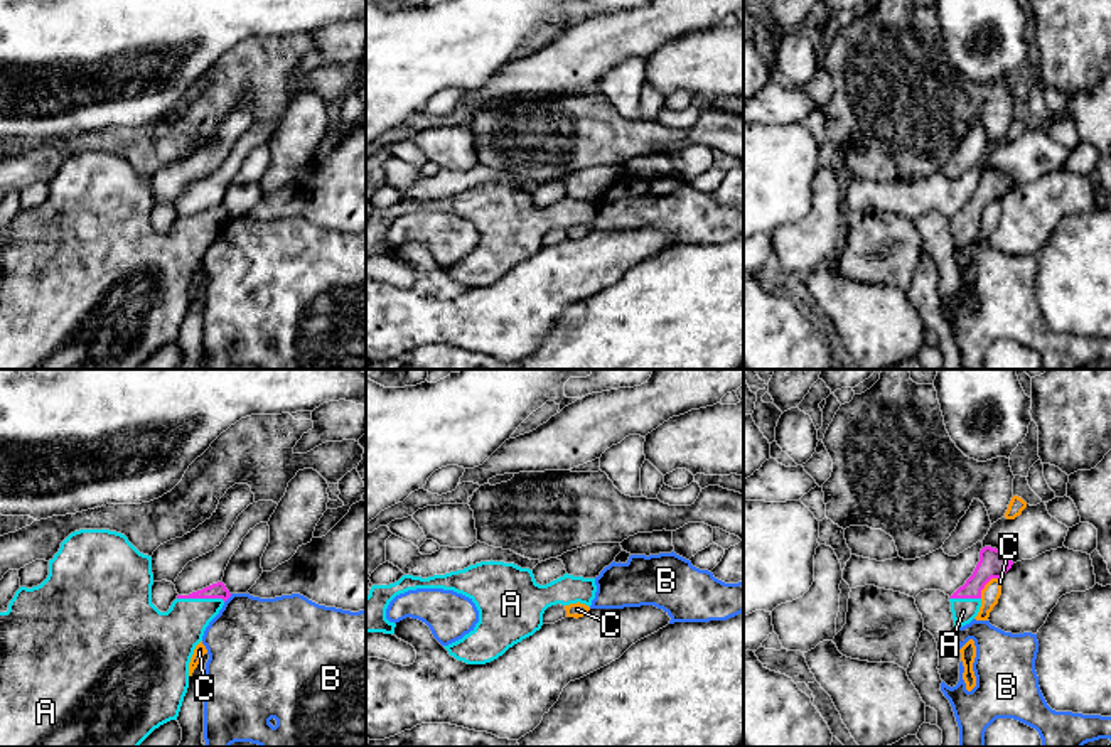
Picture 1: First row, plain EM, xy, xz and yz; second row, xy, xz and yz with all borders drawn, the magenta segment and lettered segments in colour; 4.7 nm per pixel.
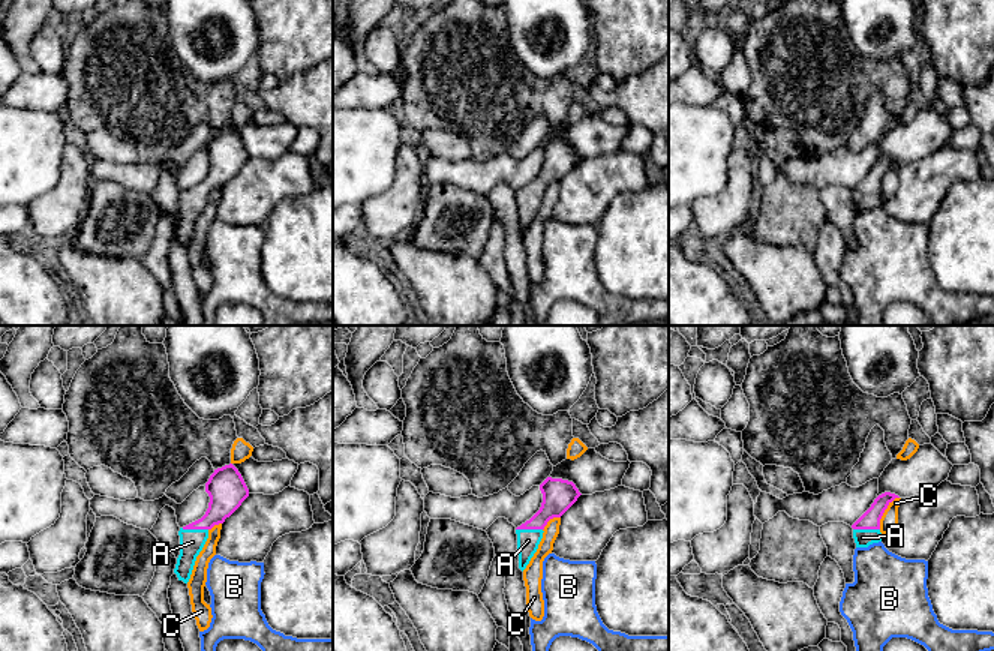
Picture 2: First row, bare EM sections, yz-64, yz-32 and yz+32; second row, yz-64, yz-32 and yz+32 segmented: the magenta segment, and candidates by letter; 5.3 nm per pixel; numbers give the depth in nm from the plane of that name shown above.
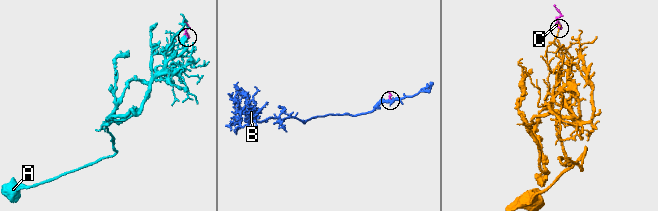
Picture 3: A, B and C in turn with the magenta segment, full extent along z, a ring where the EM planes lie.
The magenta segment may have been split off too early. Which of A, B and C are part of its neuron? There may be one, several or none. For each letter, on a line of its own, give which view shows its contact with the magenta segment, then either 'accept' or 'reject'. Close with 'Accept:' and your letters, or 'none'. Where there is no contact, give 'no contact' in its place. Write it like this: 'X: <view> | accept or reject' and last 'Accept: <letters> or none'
A: xy | accept
B: xy | reject
C: yz | reject
Accept: A

